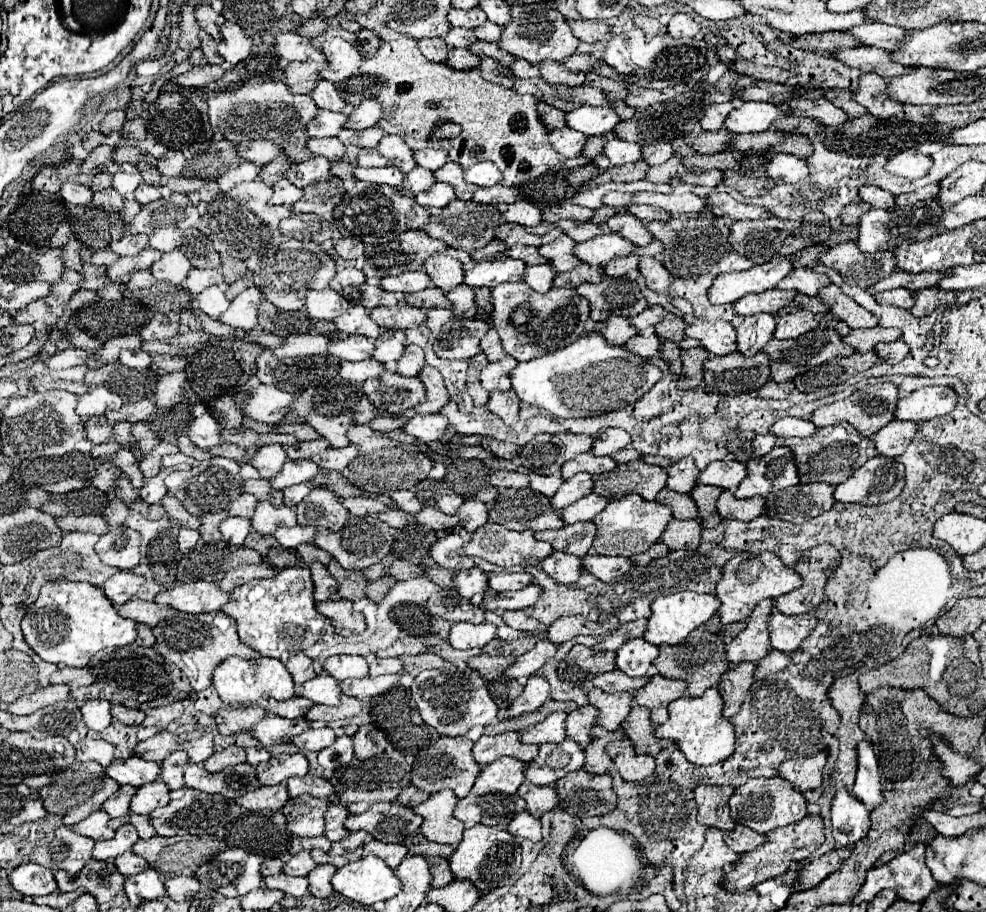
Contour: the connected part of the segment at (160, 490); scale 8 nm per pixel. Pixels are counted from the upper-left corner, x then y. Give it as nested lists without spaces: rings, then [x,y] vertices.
[[[161,470],[157,476],[145,480],[143,488],[139,488],[139,496],[147,502],[147,504],[159,504],[161,498],[167,494],[167,488],[163,484],[163,480],[167,478],[167,470]]]

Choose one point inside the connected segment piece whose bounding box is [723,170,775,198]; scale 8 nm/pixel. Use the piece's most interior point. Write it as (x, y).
(748, 187)

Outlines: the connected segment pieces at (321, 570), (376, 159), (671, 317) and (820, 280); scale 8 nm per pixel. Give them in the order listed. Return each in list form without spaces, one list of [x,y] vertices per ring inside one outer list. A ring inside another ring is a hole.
[[[311,564],[311,580],[315,584],[315,600],[327,600],[333,598],[337,594],[337,584],[335,580],[329,576],[327,568],[323,564]]]
[[[361,148],[357,154],[359,166],[387,166],[387,160],[375,148]]]
[[[671,312],[655,326],[655,334],[663,340],[679,344],[679,348],[691,348],[691,338],[685,336],[685,322]]]
[[[797,268],[791,272],[791,276],[783,278],[779,282],[779,290],[795,290],[795,292],[803,292],[807,296],[817,296],[819,288],[827,286],[829,278],[825,274],[807,270],[807,268]]]

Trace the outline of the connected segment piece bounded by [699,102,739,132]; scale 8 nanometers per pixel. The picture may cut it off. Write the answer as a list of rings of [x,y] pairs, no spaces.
[[[725,102],[725,104],[713,104],[713,106],[709,106],[709,108],[705,110],[703,118],[699,120],[701,128],[707,130],[707,132],[717,132],[717,130],[721,130],[727,114],[729,114],[735,106],[739,106],[739,102]]]

